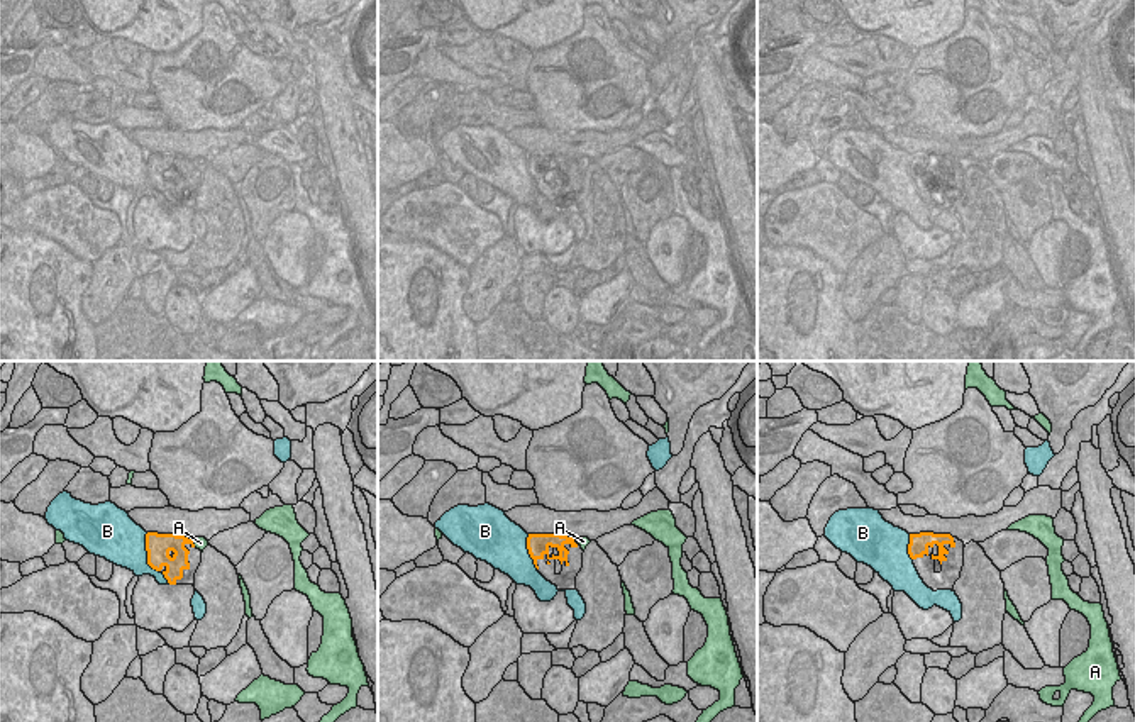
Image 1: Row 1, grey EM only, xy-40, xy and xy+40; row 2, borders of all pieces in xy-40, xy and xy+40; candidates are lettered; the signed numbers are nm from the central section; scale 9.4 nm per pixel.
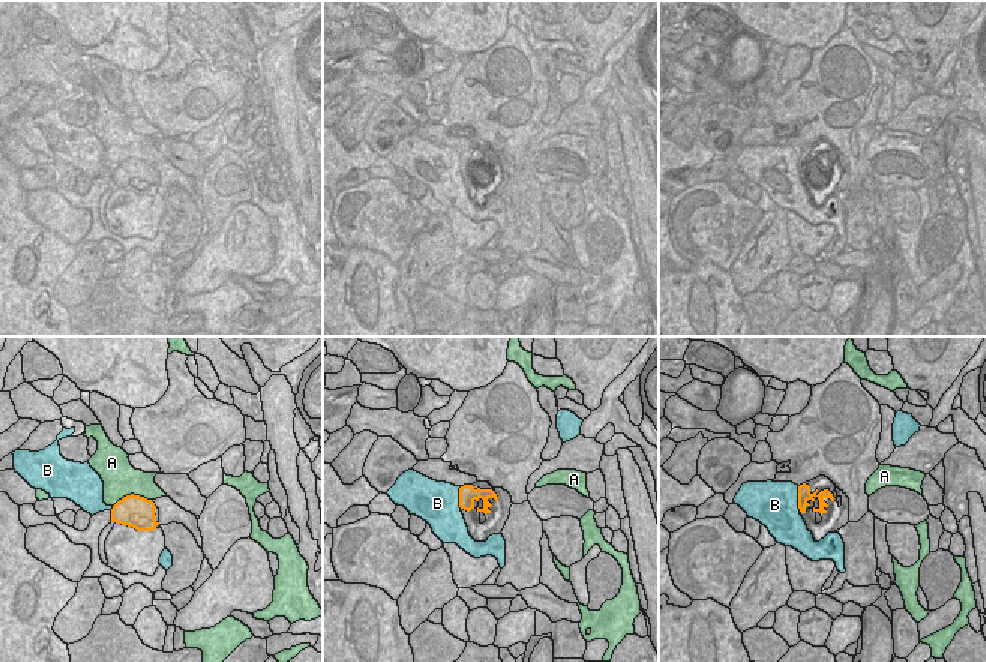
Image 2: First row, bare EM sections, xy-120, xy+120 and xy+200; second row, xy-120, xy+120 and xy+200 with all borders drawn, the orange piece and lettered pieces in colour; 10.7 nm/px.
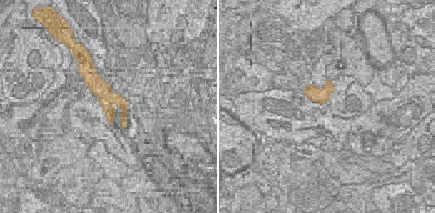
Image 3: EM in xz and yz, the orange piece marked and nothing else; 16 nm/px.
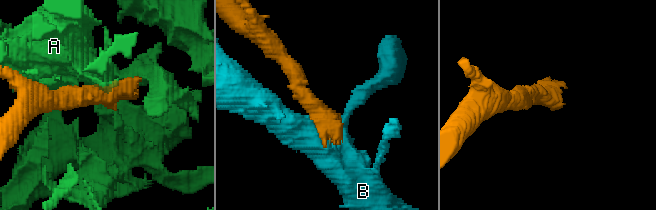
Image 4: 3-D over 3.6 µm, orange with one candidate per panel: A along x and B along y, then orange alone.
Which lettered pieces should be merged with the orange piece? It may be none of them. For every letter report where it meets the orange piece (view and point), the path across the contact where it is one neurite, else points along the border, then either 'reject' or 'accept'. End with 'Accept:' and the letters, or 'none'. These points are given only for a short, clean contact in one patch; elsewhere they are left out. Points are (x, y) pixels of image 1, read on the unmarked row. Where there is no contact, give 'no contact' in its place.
A: meets orange in xy-40 at (192, 163); reject
B: meets orange in xy-40 at (148, 173); reject
Accept: none

